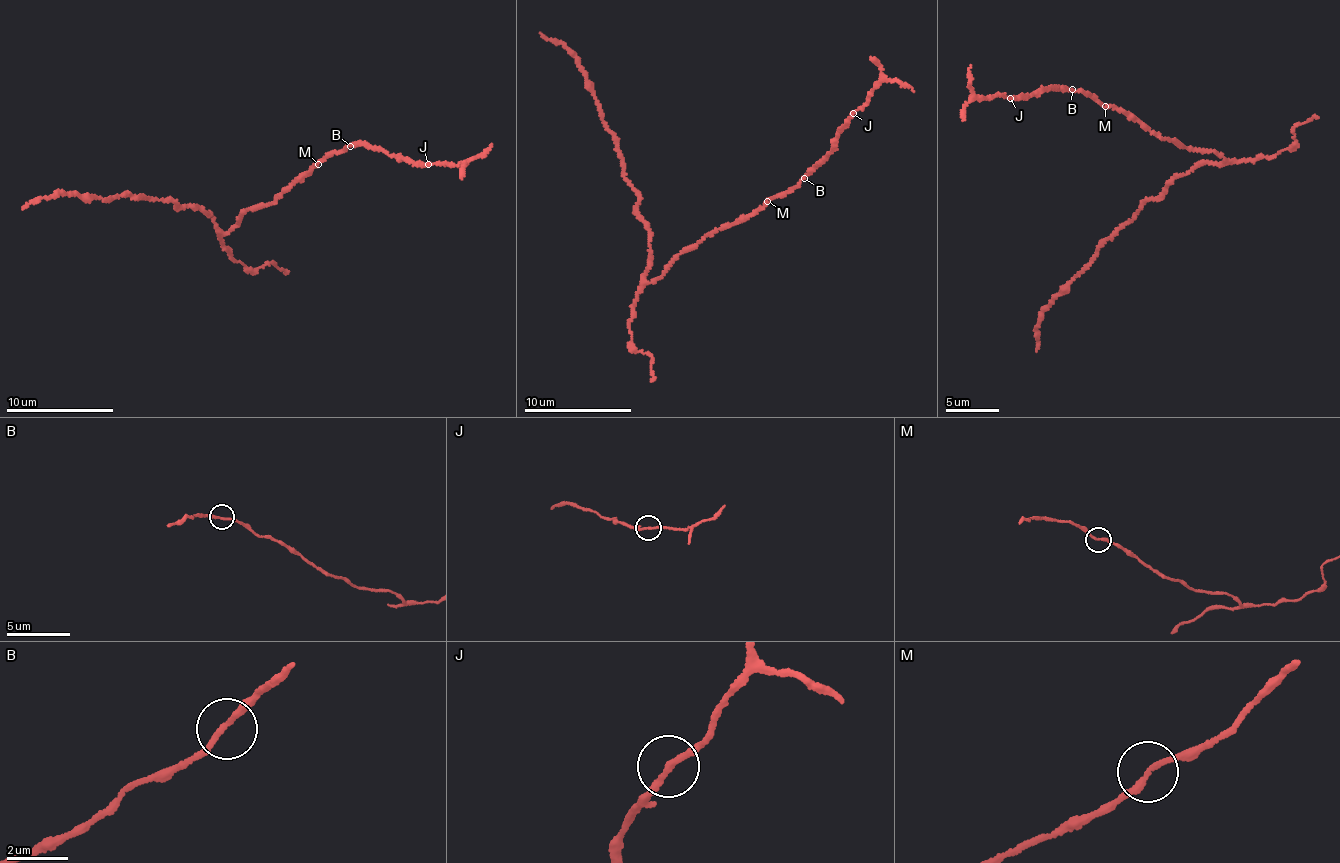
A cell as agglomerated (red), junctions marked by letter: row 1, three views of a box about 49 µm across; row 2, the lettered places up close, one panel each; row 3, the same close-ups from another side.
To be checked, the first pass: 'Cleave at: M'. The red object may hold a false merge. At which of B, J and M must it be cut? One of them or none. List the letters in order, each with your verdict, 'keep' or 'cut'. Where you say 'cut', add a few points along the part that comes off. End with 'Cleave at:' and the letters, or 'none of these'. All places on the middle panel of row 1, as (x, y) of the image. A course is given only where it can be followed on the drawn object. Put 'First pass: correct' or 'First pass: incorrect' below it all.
B: keep
J: keep
M: cut | (767, 201), (645, 282), (648, 223), (618, 141), (579, 58), (540, 33)
Cleave at: M
First pass: correct

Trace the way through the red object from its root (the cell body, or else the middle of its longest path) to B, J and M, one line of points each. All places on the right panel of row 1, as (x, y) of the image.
B: (1184, 146), (1175, 138), (1164, 139), (1132, 114), (1114, 105), (1102, 104), (1081, 89), (1072, 89)
J: (1184, 146), (1175, 138), (1164, 139), (1132, 114), (1102, 104), (1081, 89), (1049, 86), (1010, 98)
M: (1184, 146), (1175, 138), (1164, 139), (1132, 114), (1114, 105), (1106, 106)

